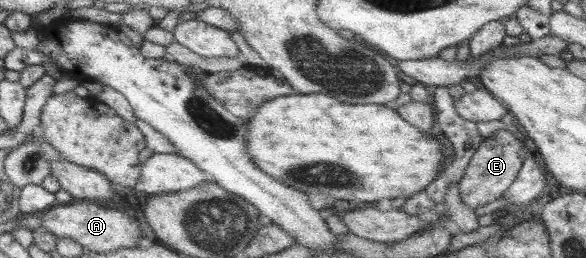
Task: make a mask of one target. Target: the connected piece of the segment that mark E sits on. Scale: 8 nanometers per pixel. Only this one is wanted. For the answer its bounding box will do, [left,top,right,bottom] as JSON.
[458,130,531,209]

